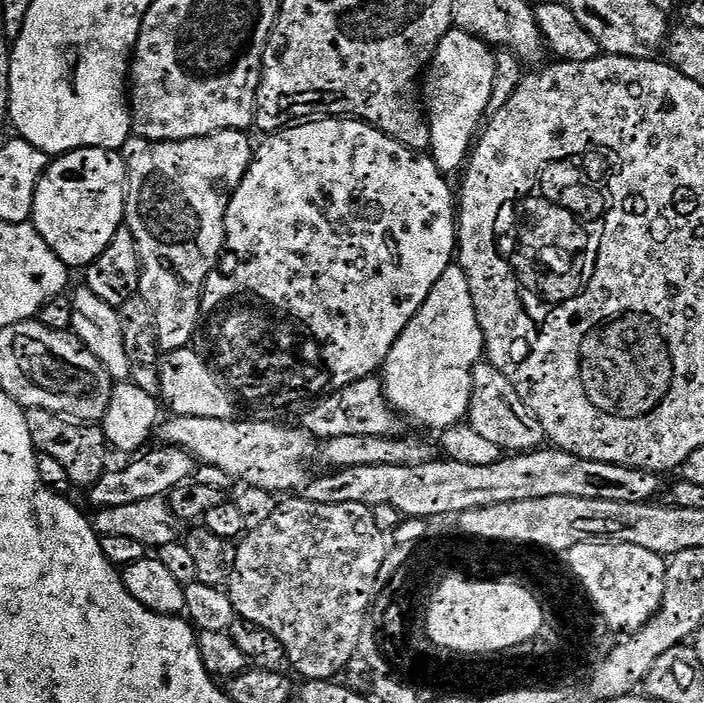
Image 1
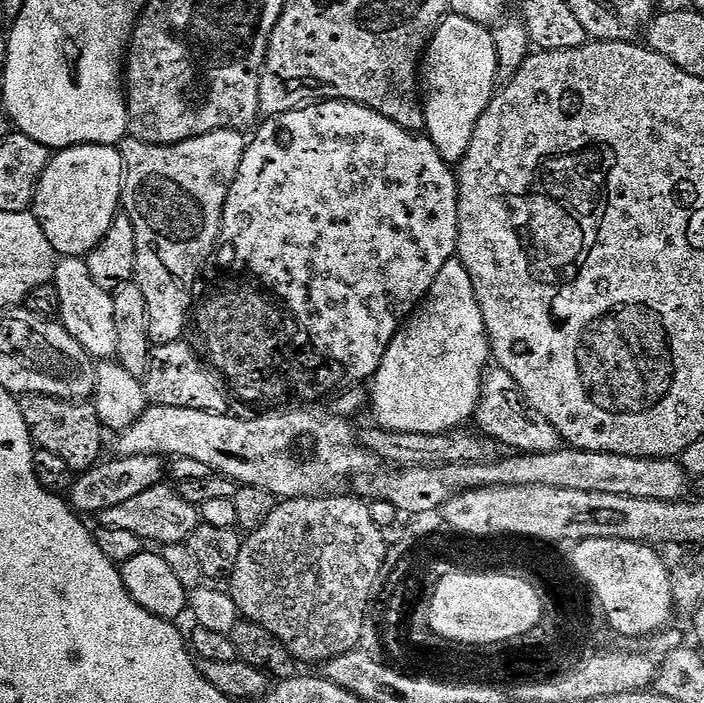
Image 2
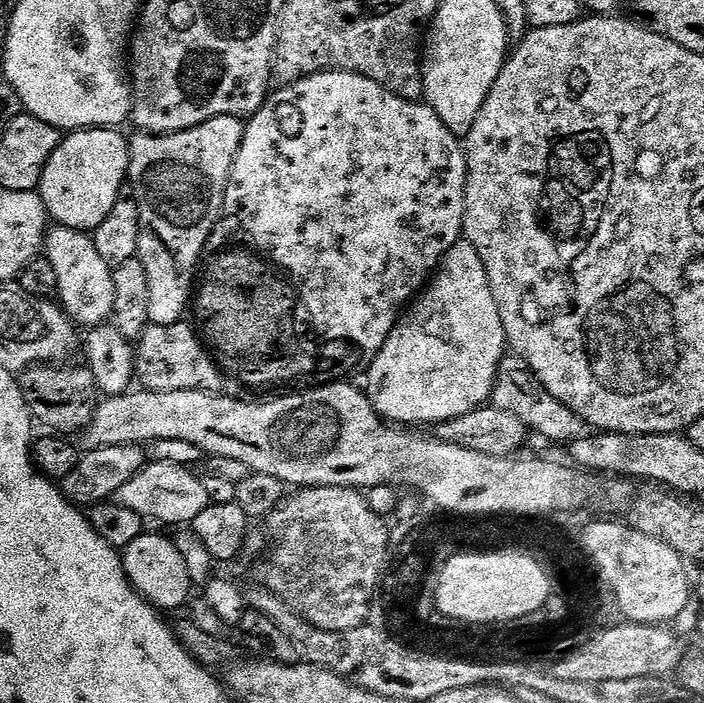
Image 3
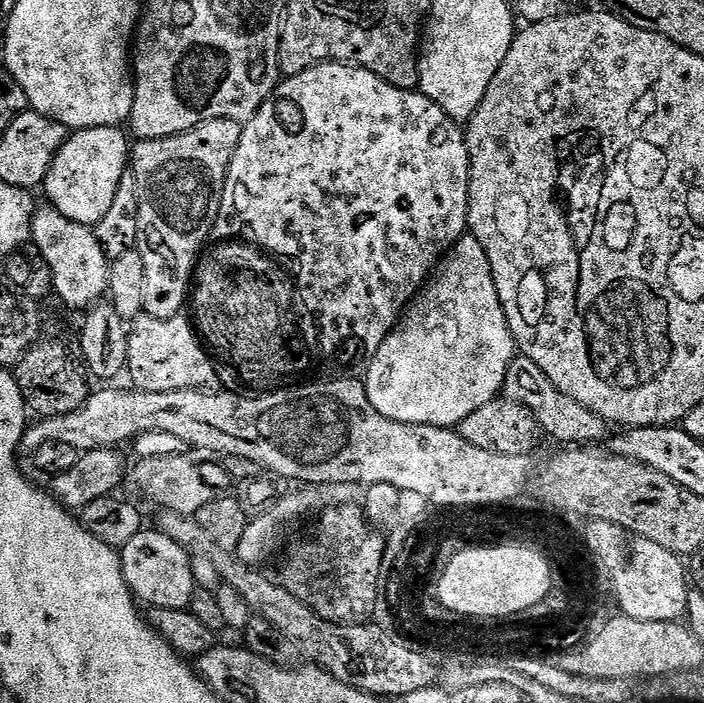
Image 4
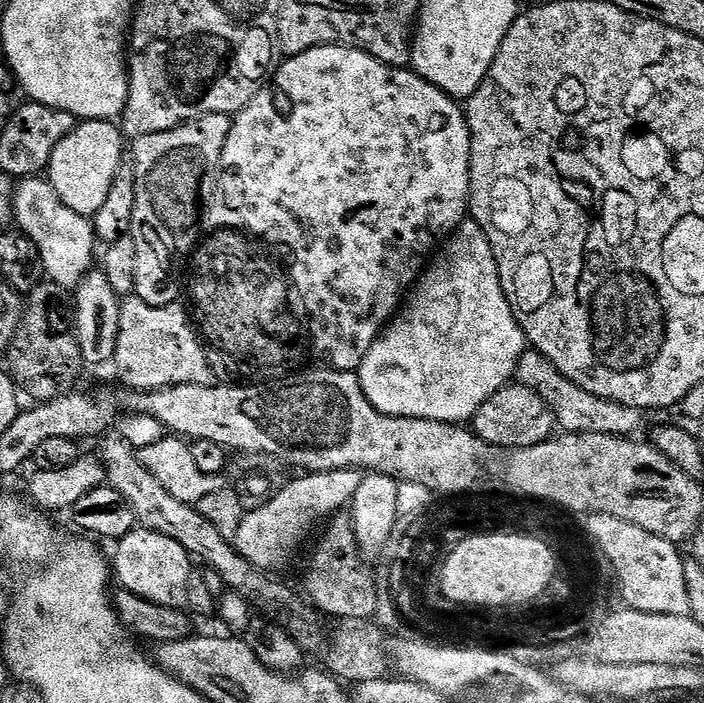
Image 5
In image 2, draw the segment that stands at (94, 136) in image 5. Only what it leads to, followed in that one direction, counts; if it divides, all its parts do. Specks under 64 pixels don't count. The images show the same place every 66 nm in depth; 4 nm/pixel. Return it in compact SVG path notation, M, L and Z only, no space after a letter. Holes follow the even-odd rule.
M79 144L57 151L49 159L36 187L34 211L61 257L87 257L102 242L122 208L125 171L123 151L111 144Z

